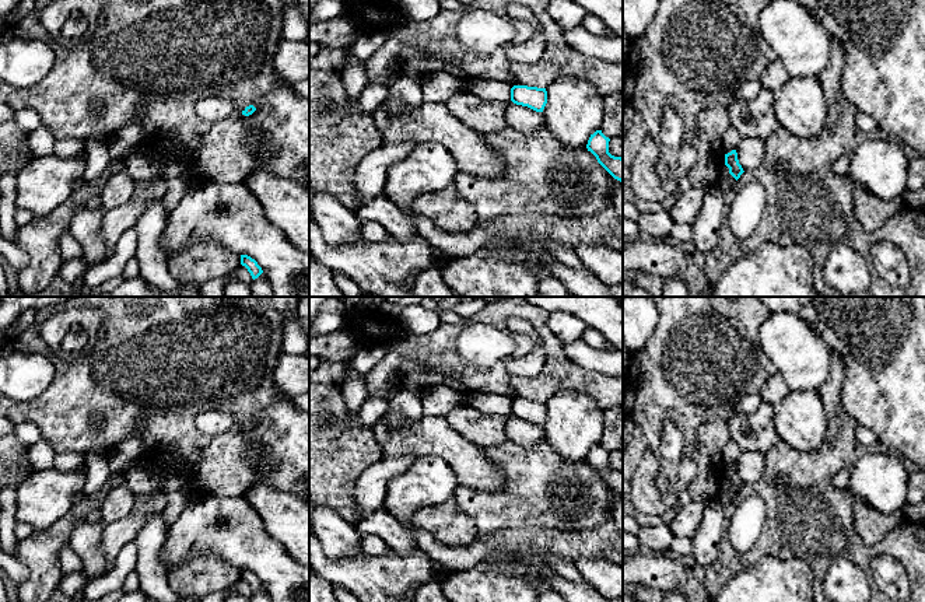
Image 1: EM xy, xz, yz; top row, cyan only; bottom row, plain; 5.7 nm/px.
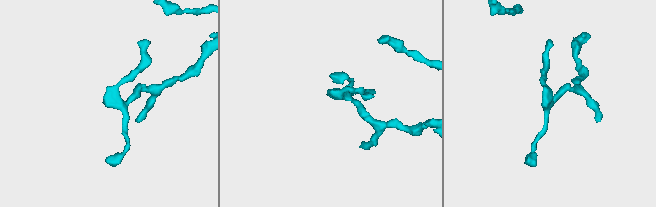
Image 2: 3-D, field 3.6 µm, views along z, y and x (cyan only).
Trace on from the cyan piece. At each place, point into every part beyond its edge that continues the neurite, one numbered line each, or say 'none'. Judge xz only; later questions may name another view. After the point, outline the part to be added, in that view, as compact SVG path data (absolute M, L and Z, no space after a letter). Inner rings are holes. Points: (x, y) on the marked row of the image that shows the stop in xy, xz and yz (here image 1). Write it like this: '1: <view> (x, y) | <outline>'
none

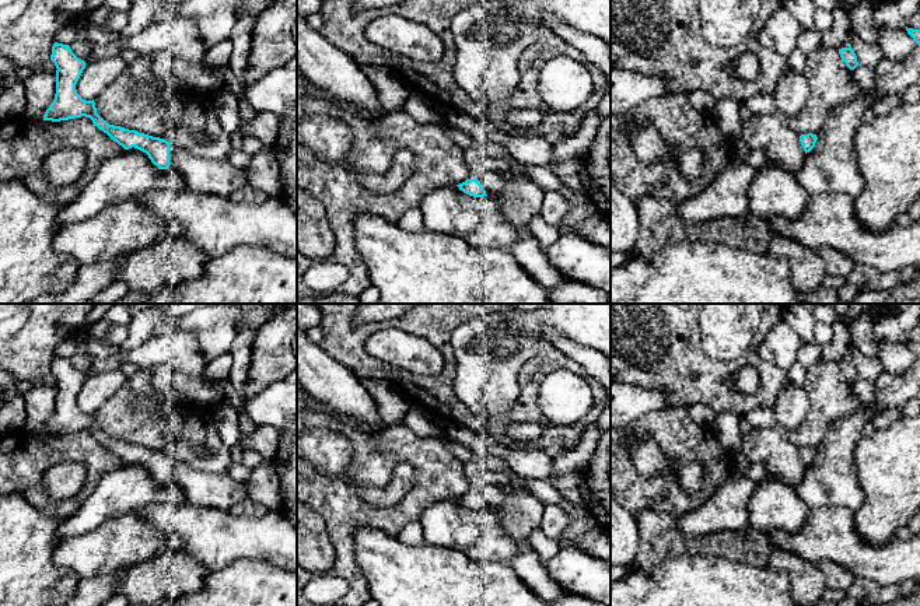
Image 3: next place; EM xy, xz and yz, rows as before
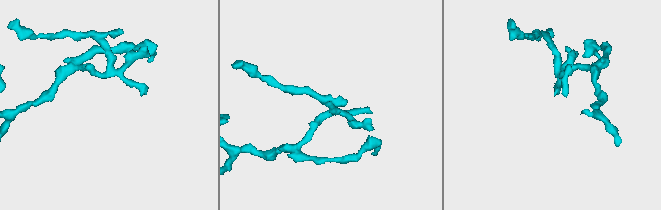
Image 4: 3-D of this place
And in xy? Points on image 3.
1: xy (202, 175) | M169 144L169 167L178 171L186 189L230 199L232 193L248 185L246 175L228 160L209 160L195 157L185 150Z

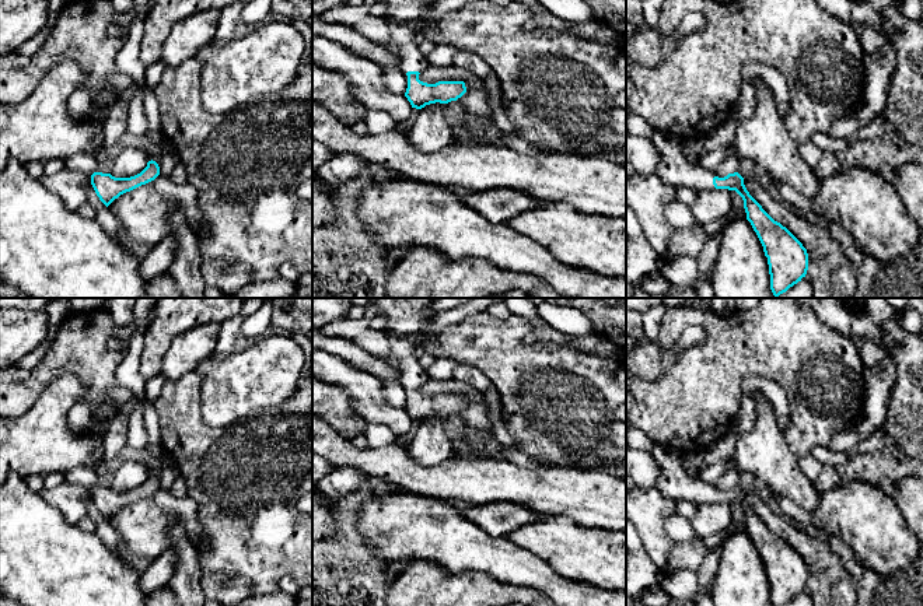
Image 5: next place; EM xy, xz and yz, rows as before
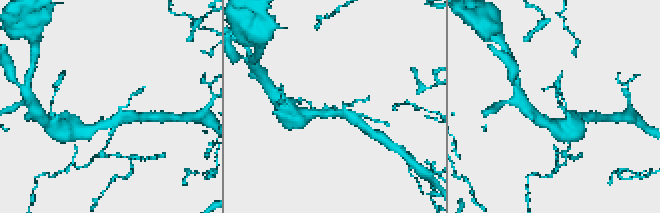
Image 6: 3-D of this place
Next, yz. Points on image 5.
1: yz (674, 168) | M654 132L654 143L660 161L655 175L665 183L679 188L692 188L698 190L713 190L714 171L707 171L699 164L690 162L682 153L682 144L672 136Z

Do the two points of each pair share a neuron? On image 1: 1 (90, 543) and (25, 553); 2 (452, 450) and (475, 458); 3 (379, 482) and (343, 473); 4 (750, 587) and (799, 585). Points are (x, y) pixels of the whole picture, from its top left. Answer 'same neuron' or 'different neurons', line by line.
1: different neurons
2: same neuron
3: different neurons
4: same neuron

